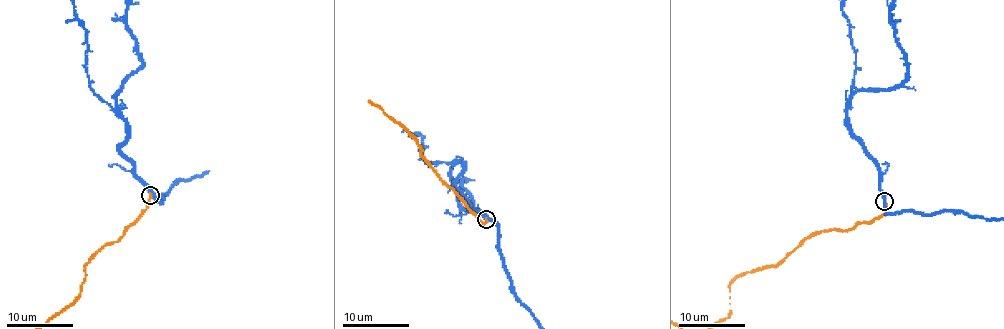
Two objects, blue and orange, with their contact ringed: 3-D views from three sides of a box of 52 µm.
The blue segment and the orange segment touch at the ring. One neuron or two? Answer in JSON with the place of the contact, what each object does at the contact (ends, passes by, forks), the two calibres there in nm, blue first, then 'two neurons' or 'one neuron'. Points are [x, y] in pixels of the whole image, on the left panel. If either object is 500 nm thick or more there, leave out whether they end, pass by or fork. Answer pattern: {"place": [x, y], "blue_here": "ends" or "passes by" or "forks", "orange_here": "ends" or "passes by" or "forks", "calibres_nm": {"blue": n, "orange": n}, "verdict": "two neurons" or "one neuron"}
{"place": [150, 195], "blue_here": "passes by", "orange_here": "ends", "calibres_nm": {"blue": 400, "orange": 260}, "verdict": "one neuron"}

